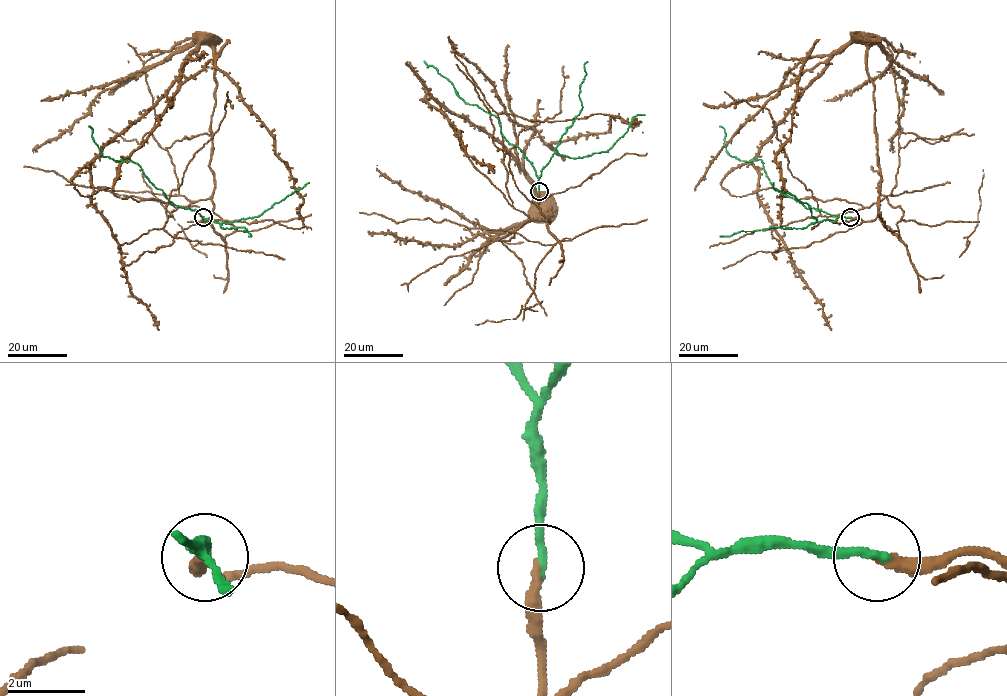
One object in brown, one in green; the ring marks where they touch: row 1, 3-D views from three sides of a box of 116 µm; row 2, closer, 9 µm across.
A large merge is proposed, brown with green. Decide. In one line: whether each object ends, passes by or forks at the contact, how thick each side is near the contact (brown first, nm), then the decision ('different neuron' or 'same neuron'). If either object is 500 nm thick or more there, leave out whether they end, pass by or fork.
brown ends; green ends; calibres 280 and 240 nm; same neuron

